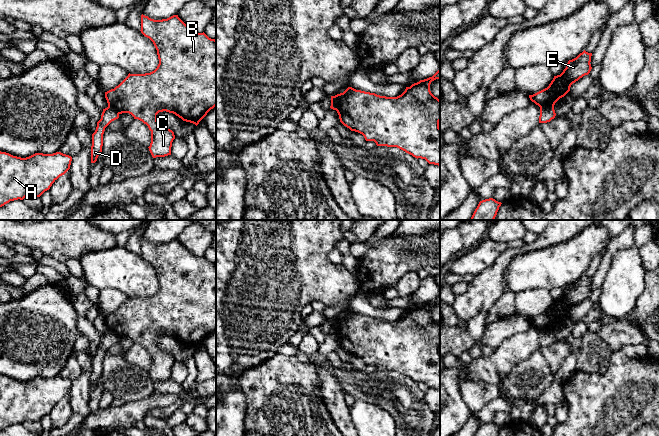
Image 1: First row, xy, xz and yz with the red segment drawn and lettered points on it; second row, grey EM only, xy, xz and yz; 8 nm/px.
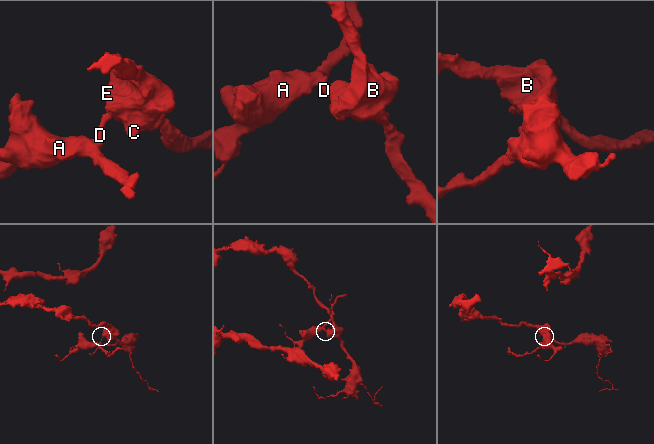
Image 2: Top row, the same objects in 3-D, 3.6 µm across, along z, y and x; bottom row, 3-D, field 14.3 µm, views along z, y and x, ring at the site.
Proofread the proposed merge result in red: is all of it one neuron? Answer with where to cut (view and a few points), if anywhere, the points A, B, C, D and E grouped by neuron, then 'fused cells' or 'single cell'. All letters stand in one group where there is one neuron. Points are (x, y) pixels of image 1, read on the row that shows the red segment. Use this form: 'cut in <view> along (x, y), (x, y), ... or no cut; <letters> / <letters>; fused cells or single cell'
cut in yz along (553, 106), (540, 108); A D / B C E; fused cells

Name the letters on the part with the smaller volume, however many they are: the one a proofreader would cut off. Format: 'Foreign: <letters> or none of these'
Foreign: A, D

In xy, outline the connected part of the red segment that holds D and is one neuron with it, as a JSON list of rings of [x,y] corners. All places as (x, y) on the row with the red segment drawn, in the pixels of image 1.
[[[111,107],[103,109],[101,119],[97,122],[95,132],[92,134],[91,163],[95,163],[102,152],[103,134],[105,128],[114,120],[119,118],[119,114]]]

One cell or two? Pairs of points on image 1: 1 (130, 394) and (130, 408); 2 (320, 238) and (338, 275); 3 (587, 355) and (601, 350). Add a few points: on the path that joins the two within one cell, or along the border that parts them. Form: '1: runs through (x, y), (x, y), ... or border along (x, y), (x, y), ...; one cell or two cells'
1: border along (151, 394), (145, 398), (124, 403); two cells
2: runs through (319, 247), (319, 257), (329, 267); one cell
3: runs through (590, 355), (598, 353); one cell

